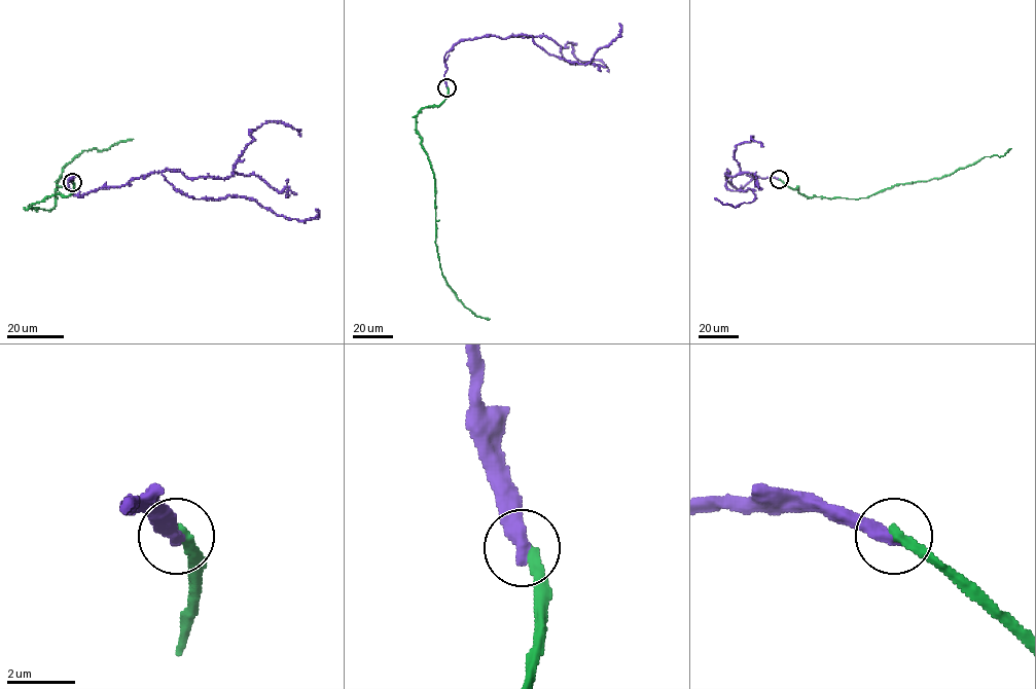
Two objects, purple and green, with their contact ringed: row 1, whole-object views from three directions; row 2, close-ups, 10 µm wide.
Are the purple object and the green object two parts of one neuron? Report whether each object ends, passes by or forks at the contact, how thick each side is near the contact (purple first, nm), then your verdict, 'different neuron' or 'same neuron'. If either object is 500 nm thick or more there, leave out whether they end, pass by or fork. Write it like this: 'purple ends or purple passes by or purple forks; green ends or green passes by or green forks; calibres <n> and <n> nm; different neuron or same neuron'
purple ends; green ends; calibres 480 and 280 nm; different neuron

